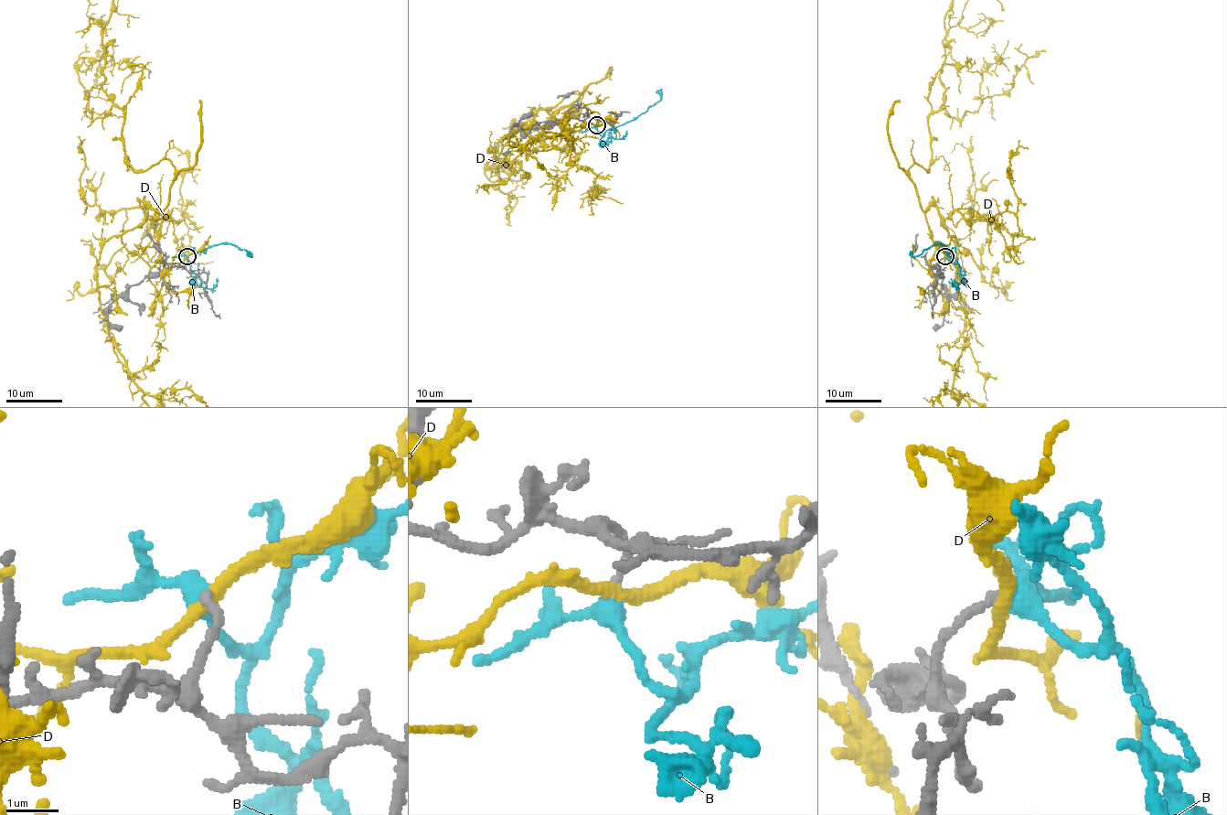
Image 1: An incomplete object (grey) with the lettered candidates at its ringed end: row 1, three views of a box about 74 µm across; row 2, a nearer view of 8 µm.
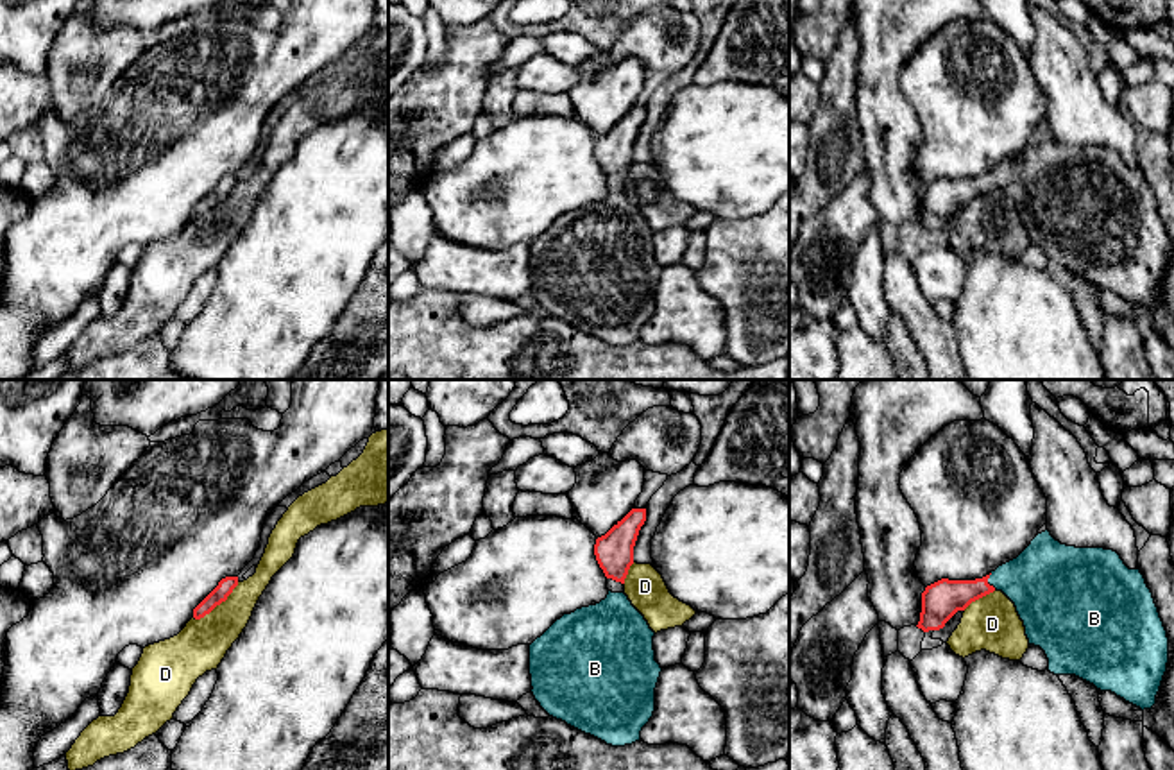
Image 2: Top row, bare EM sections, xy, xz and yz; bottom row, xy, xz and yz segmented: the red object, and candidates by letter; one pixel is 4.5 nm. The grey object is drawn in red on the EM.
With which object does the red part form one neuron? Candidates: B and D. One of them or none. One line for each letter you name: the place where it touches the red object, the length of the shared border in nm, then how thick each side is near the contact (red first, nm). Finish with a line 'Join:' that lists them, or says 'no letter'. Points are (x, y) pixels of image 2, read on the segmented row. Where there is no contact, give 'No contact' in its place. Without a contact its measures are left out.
B: Touches red at yz (986, 582). Shared border 80 nm. Thickness 170 nm (red) against 320 nm
Join: B

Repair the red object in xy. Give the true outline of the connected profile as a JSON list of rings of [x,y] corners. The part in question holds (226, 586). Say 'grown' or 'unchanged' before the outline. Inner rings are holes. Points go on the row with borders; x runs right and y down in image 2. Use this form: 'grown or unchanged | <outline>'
unchanged | [[[225,577],[218,586],[193,609],[193,618],[200,620],[209,614],[217,605],[227,600],[233,589],[238,586],[238,577]]]

